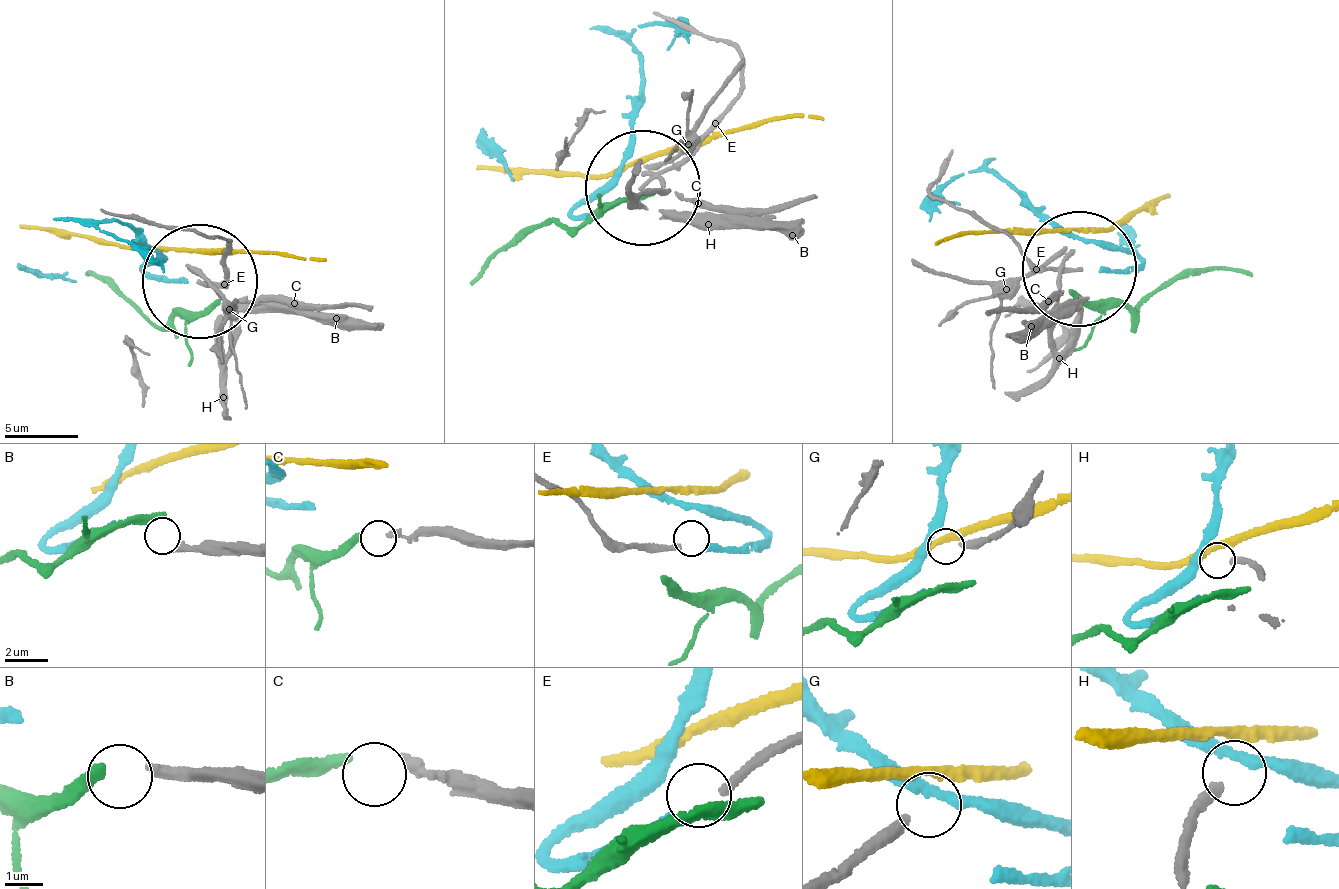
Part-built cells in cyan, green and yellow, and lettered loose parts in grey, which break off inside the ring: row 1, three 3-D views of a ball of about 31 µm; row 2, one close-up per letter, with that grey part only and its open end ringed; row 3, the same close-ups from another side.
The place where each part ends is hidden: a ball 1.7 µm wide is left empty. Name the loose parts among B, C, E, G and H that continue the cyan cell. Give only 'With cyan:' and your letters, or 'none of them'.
With cyan: E

